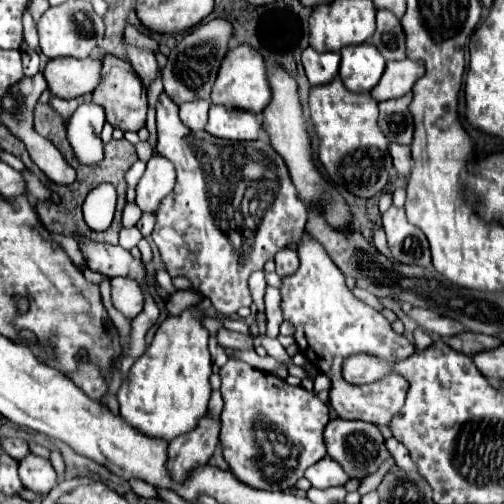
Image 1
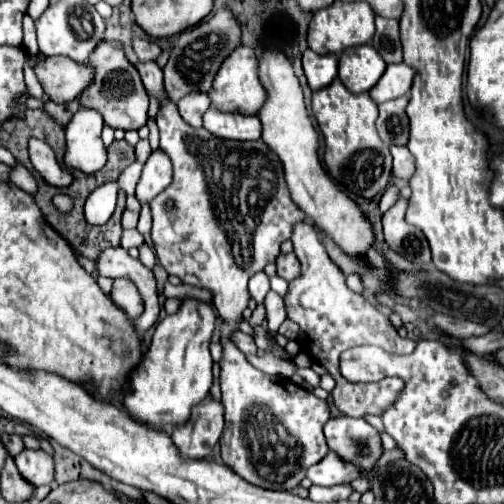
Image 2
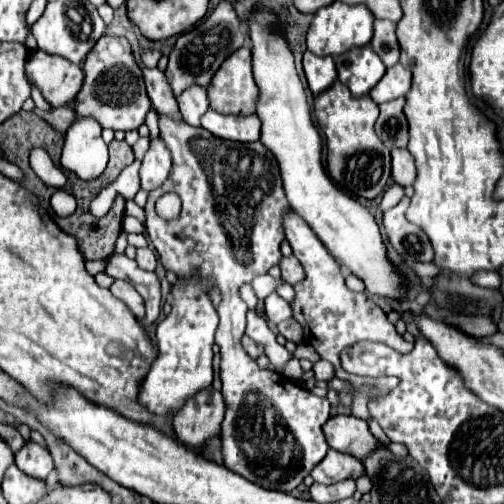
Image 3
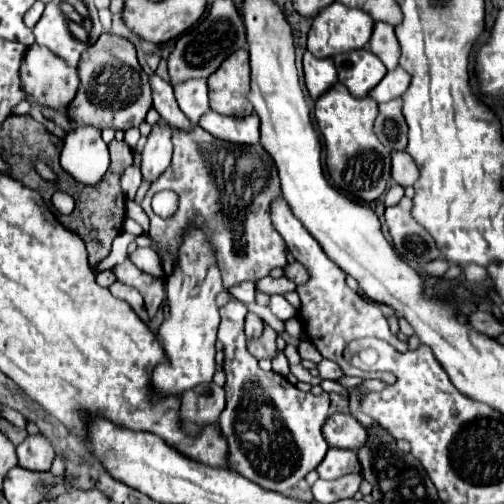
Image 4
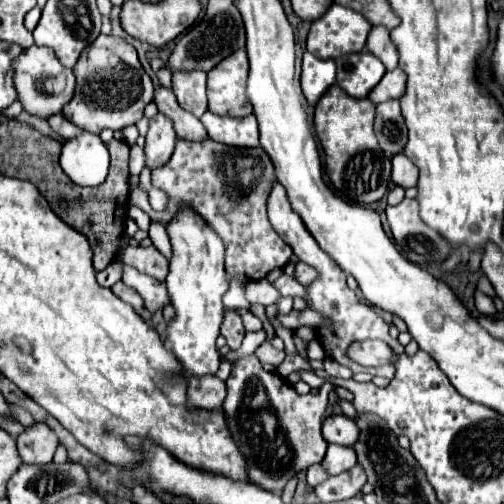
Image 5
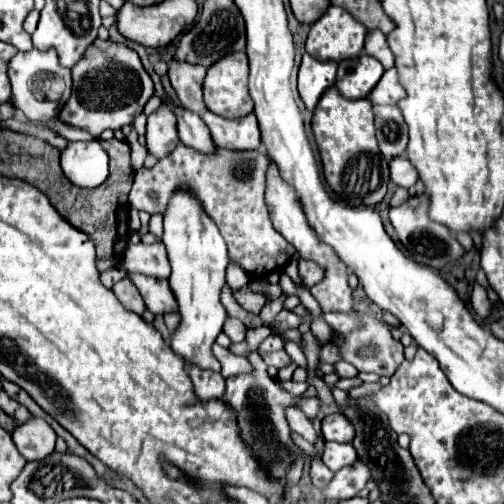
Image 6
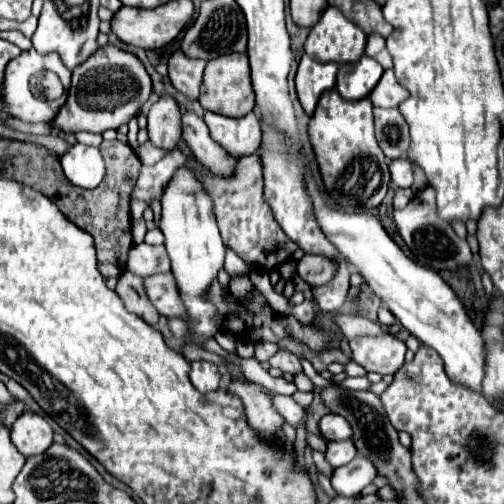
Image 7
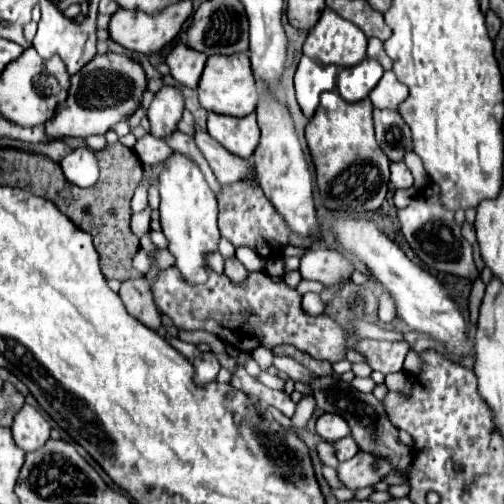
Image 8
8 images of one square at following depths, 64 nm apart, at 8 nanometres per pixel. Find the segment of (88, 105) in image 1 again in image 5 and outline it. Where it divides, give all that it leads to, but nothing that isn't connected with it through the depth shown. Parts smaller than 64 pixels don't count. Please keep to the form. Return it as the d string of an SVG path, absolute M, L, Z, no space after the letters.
M82 132L62 146L60 166L78 186L100 186L108 176L108 148L100 136Z

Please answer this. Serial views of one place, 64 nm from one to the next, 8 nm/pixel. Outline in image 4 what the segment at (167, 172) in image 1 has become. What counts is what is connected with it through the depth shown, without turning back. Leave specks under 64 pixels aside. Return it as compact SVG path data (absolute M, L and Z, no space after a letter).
M164 122L152 126L148 142L142 150L142 176L154 182L168 166L172 158L172 128Z

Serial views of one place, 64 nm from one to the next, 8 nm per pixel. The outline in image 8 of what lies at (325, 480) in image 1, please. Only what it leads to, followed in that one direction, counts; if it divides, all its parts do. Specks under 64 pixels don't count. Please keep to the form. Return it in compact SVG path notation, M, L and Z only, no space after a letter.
M346 436L346 438L338 440L338 442L334 442L334 448L336 448L336 456L338 456L340 462L352 458L360 450L358 444L352 440L352 436Z

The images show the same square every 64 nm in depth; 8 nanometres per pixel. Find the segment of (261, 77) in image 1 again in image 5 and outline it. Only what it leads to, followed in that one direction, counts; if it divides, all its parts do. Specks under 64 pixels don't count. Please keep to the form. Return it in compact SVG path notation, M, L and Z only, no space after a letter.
M236 50L228 60L222 60L208 72L208 110L232 118L252 114L252 104L246 96L248 56L246 50Z

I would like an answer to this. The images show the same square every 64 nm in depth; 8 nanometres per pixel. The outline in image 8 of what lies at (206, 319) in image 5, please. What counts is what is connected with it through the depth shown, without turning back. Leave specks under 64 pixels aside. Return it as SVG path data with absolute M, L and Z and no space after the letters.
M172 152L162 164L164 164L164 172L160 172L160 180L158 180L158 190L160 190L160 200L162 200L160 202L160 222L162 222L162 230L164 230L166 238L170 240L168 250L176 256L176 266L180 268L184 280L188 280L190 284L202 284L208 278L208 274L206 274L208 264L204 262L204 254L216 250L218 240L220 240L220 232L216 226L218 202L204 178L202 170L188 156L184 156L180 152Z

